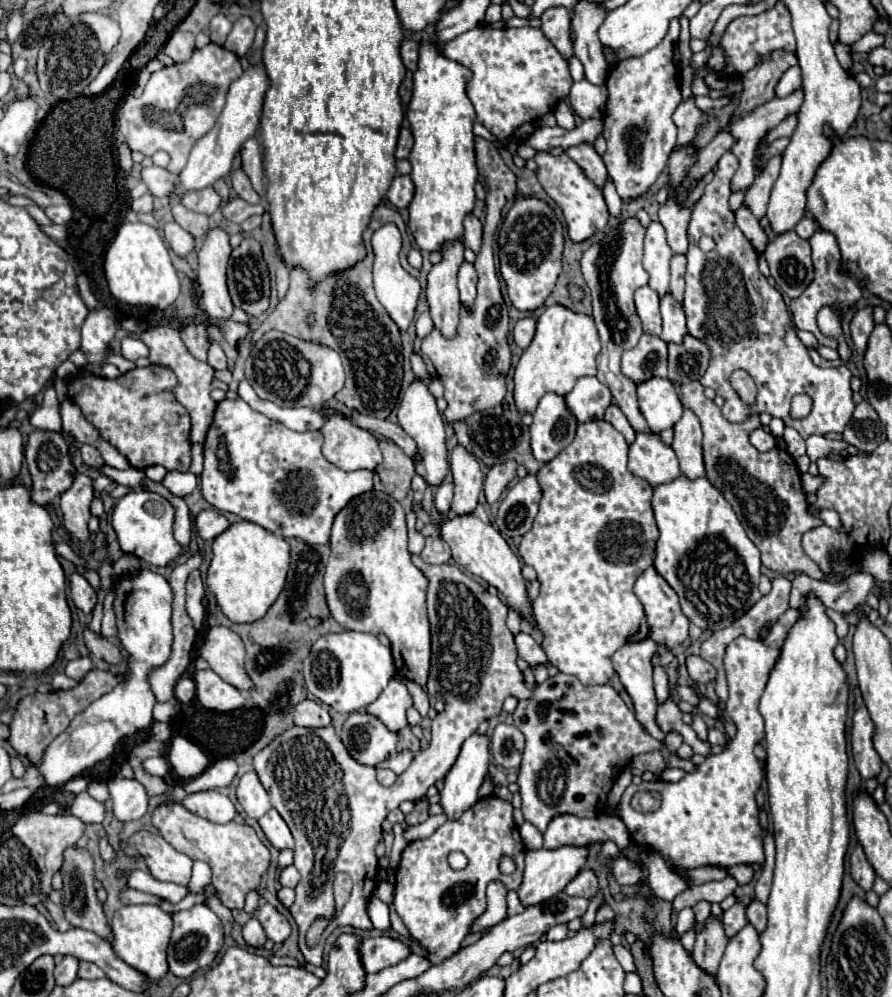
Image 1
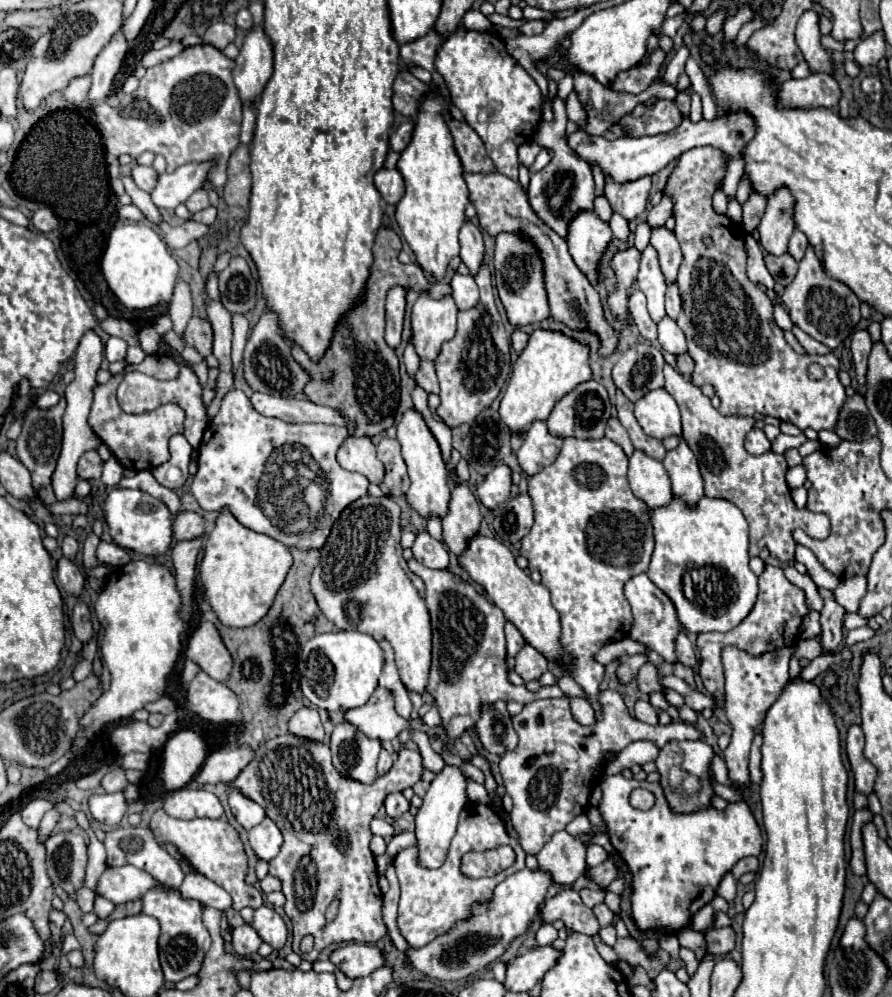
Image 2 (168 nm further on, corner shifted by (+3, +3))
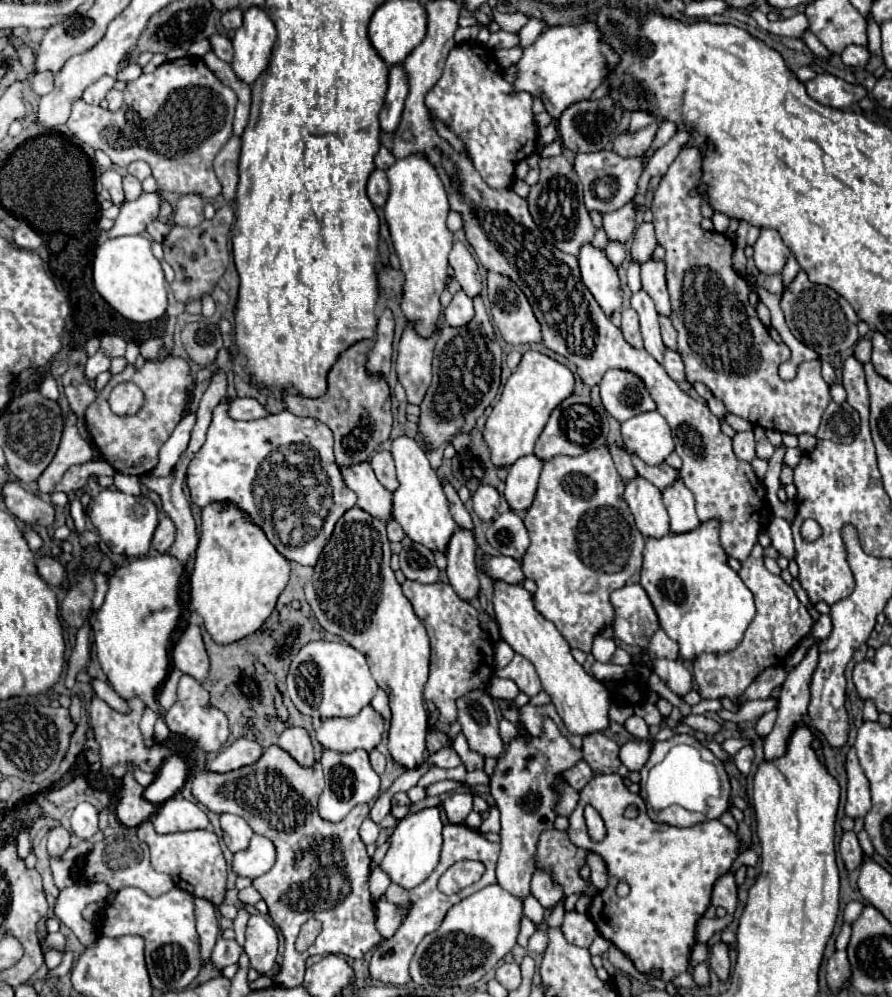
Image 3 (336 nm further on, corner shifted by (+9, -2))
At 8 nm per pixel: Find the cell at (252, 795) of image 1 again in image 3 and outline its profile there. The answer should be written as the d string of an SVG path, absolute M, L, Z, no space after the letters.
M222 813L220 825L224 831L224 841L232 853L236 853L238 849L244 849L250 843L250 837L254 831L250 829L250 825L246 823L244 817L232 815L232 813Z

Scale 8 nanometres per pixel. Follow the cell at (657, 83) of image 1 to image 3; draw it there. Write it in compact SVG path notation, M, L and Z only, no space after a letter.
M628 201L624 207L620 207L616 211L604 213L604 229L606 229L610 239L626 243L632 237L634 229L636 229L634 201Z

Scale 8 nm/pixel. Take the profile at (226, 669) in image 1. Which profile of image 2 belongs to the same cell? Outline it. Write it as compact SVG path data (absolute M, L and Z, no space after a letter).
M202 622L196 628L196 632L190 636L190 642L186 646L186 656L218 682L224 682L230 676L232 656L226 650L212 622Z

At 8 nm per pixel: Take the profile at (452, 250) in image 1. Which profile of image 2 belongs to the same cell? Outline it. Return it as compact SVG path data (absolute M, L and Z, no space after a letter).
M426 292L420 294L420 298L416 300L416 304L412 306L412 344L416 354L420 356L420 368L414 376L414 382L420 384L420 388L424 388L428 394L438 394L438 378L436 378L436 370L434 370L434 360L440 354L440 346L454 338L456 334L456 314L458 308L452 300L452 296L446 296L442 300L434 300L430 298Z

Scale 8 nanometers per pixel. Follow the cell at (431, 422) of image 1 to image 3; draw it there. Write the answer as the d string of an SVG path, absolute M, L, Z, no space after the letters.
M402 435L392 441L390 453L396 461L396 471L398 471L398 481L400 481L400 487L394 491L394 497L392 497L394 519L402 525L404 533L412 541L422 543L432 551L444 551L448 545L448 539L452 537L452 533L456 529L456 521L452 519L450 511L448 511L446 495L442 491L436 471L430 467L430 461L428 461L424 449L420 447L420 443L416 439Z

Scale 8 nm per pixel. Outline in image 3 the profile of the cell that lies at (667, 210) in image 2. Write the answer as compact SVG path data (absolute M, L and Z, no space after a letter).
M642 223L634 233L634 241L630 249L632 259L636 259L638 263L648 261L654 253L654 247L656 247L656 229L652 223Z

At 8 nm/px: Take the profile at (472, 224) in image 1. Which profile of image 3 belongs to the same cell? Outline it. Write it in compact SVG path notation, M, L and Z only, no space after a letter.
M456 241L452 245L448 259L450 259L450 265L454 269L454 277L458 279L458 283L466 291L466 295L476 297L482 289L482 277L480 277L478 265L476 265L472 253L468 251L468 247L462 241Z

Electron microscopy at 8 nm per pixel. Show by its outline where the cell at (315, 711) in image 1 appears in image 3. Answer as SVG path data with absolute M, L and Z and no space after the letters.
M286 727L280 733L278 745L282 749L286 749L300 765L310 767L316 759L314 759L314 747L312 747L312 739L308 735L308 731L304 727Z

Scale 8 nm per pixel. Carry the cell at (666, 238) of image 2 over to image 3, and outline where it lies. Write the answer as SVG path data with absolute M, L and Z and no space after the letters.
M648 259L642 263L642 287L656 303L660 315L670 315L670 297L666 289L666 265L664 261Z

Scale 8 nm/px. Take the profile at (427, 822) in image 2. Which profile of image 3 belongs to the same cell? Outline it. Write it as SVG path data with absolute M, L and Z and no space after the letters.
M424 807L420 811L414 811L406 815L392 831L392 845L382 859L382 869L390 875L390 879L406 889L420 885L440 863L440 851L442 851L442 817L438 807Z

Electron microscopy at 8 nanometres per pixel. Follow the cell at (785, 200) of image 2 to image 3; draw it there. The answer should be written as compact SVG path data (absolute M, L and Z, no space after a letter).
M762 229L758 241L754 243L754 263L762 273L780 273L790 249L784 245L776 229Z

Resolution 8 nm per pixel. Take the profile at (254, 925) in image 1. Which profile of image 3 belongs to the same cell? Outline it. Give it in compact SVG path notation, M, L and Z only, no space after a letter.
M220 937L216 947L214 947L214 951L212 951L210 961L216 965L216 969L224 969L224 967L228 967L232 963L238 963L242 951L244 951L244 947L238 945L236 939L224 939L224 937Z

